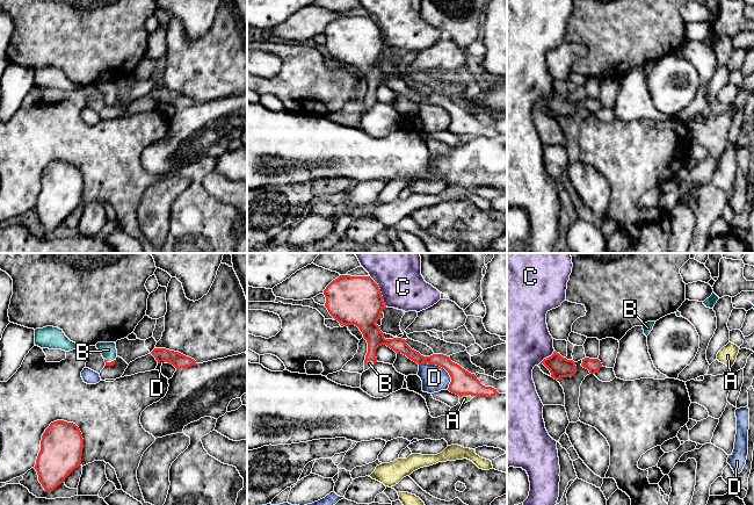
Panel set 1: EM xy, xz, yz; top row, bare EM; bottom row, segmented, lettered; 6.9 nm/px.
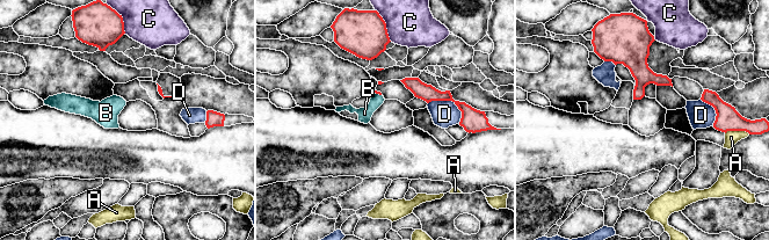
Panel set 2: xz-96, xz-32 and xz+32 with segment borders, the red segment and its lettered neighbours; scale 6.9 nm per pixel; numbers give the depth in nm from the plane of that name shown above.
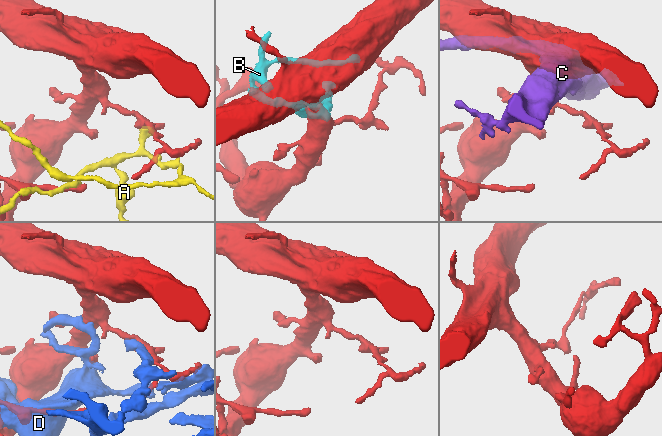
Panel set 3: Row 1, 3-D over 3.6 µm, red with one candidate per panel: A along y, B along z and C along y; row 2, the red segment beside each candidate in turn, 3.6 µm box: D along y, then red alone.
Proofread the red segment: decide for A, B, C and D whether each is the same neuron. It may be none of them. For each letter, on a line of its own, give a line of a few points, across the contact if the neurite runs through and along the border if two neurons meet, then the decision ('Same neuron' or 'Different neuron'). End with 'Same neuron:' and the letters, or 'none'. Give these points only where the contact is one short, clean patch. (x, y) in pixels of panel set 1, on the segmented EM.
A: Different neuron
B: Line: xy (113, 362), (111, 361), (108, 350). Same neuron
C: Different neuron
D: Different neuron
Same neuron: B

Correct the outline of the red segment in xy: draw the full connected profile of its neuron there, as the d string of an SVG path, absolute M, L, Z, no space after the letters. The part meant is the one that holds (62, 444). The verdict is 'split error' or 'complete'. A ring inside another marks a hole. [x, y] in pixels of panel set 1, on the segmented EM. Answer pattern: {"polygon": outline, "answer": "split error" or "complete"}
{"polygon": "M57 420L50 424L41 440L35 469L45 491L55 490L81 464L84 439L73 423Z", "answer": "complete"}

